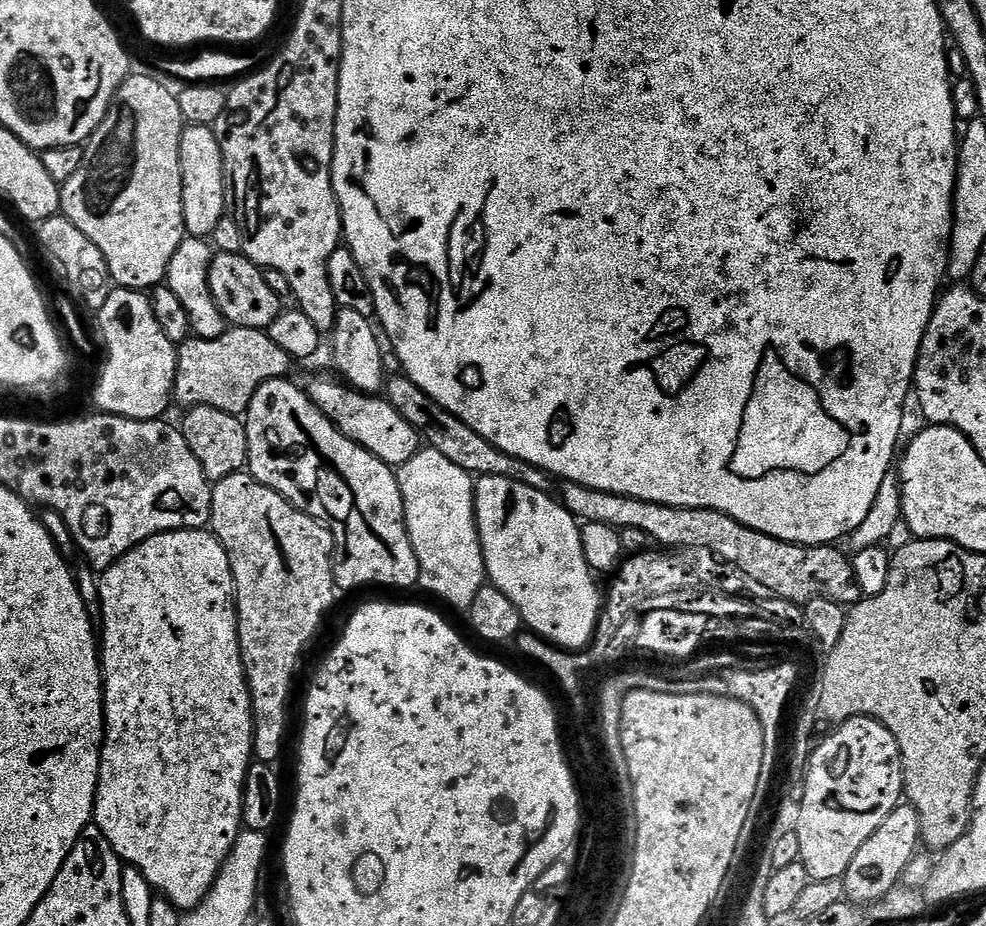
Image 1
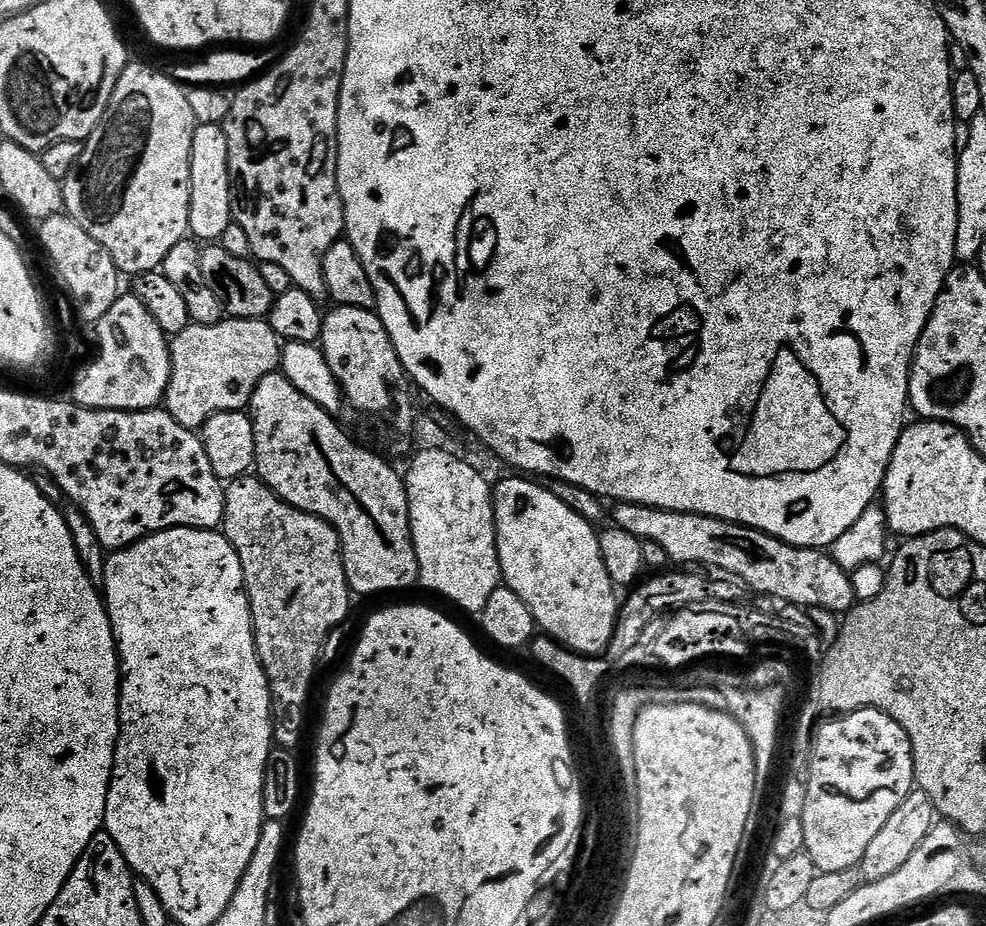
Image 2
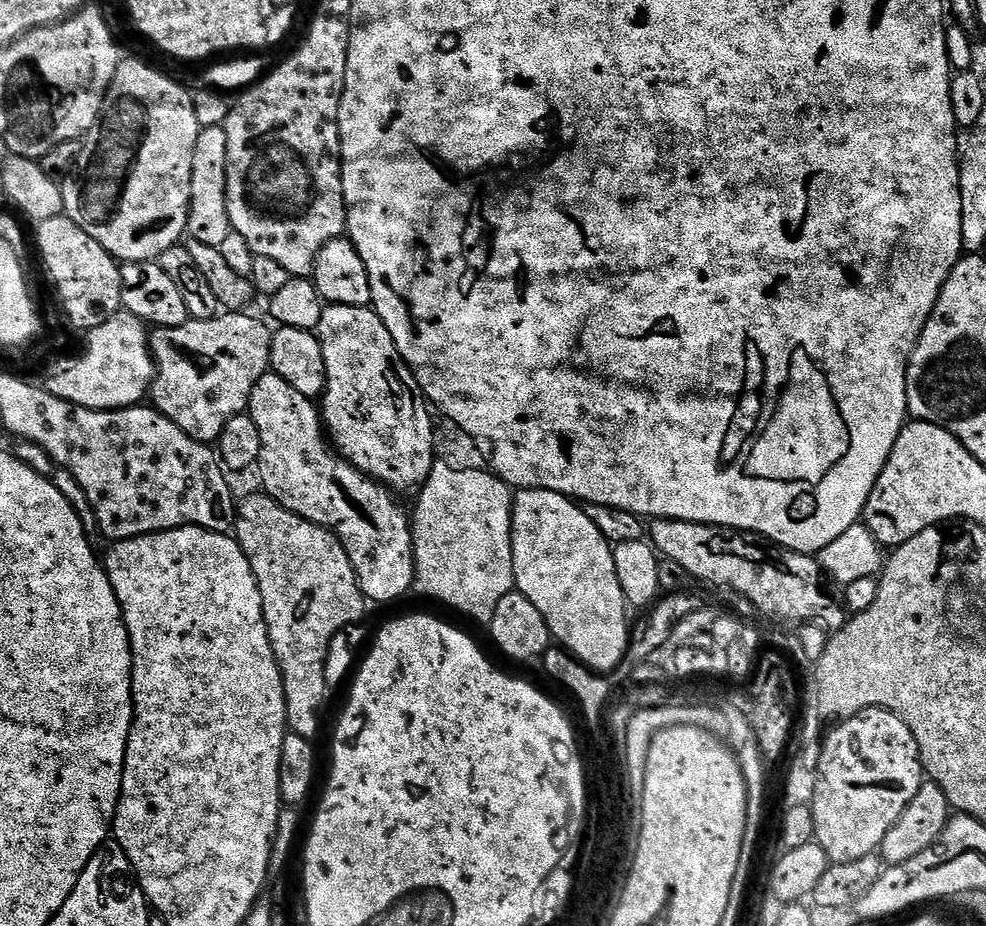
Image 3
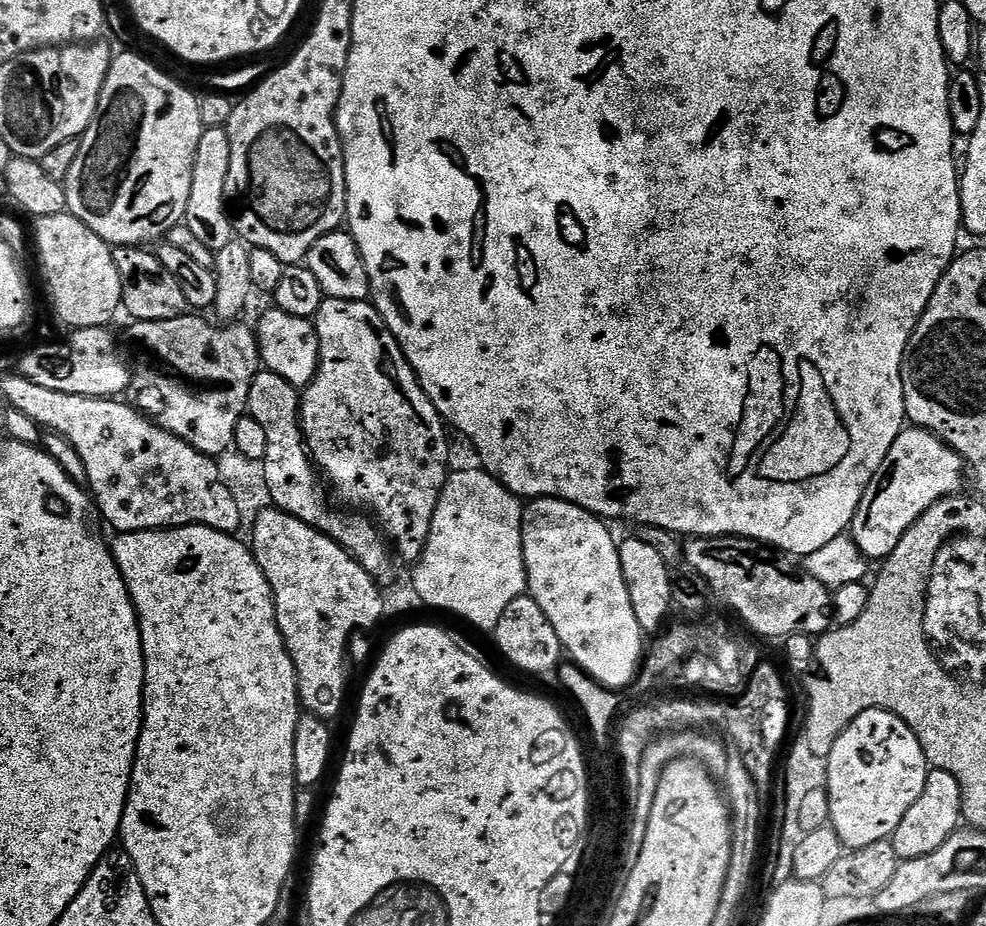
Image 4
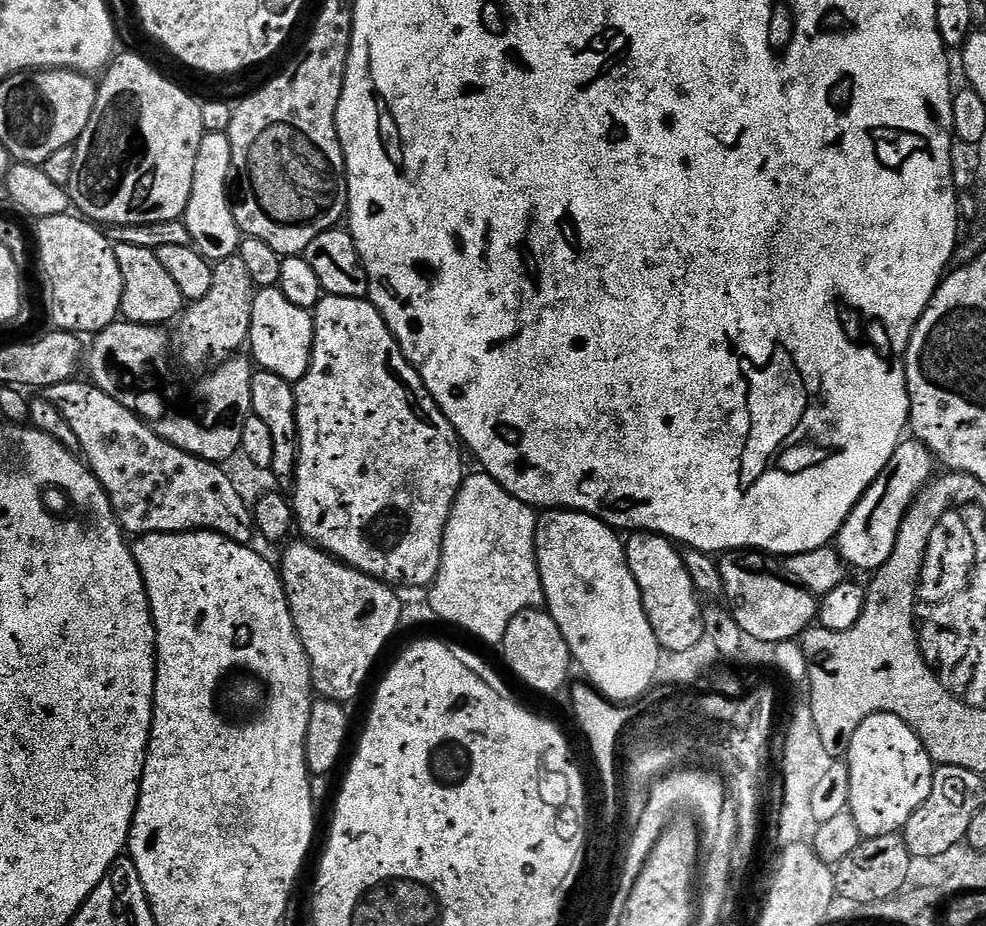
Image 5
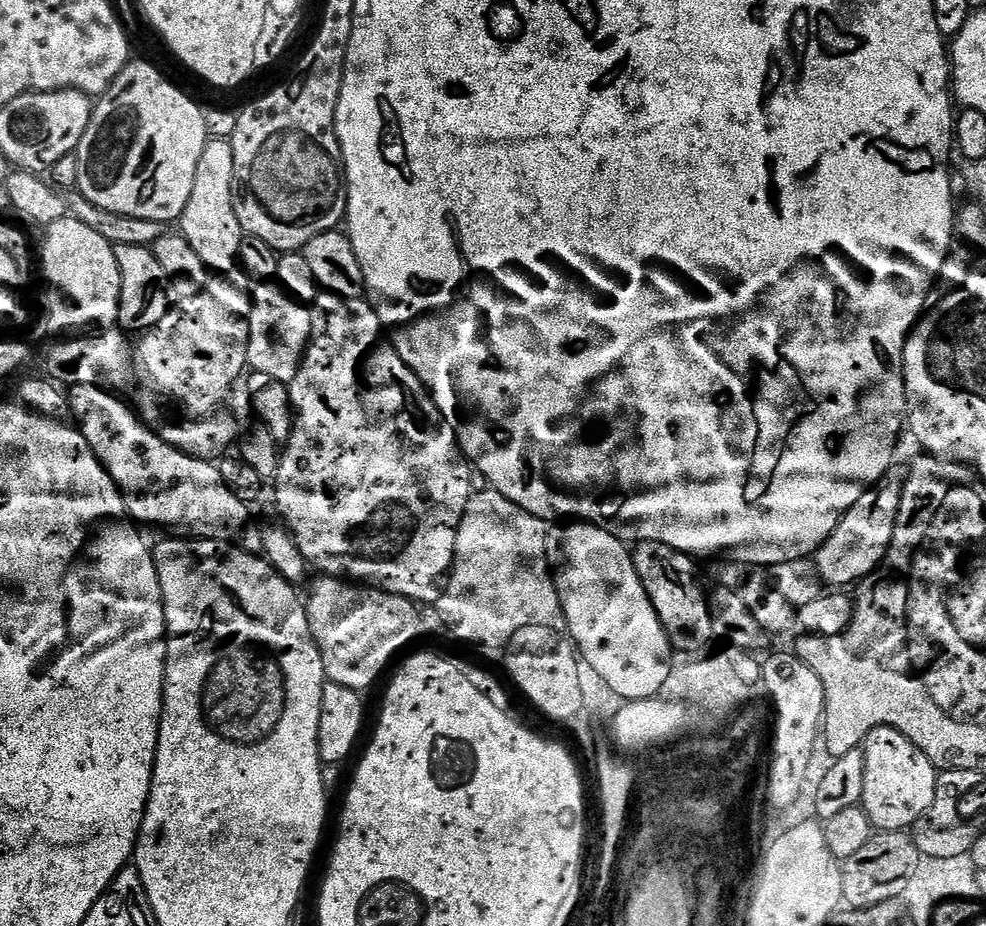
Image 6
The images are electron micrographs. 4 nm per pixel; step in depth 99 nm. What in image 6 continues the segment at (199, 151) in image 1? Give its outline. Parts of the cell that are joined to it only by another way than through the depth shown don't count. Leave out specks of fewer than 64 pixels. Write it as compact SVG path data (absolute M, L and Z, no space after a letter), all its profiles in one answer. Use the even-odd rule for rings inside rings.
M209 139L202 158L198 158L198 174L194 174L194 190L190 190L190 202L186 202L184 215L178 221L179 231L194 246L194 250L216 274L228 274L237 267L240 255L238 246L246 233L240 228L238 214L234 214L234 150L231 139Z

